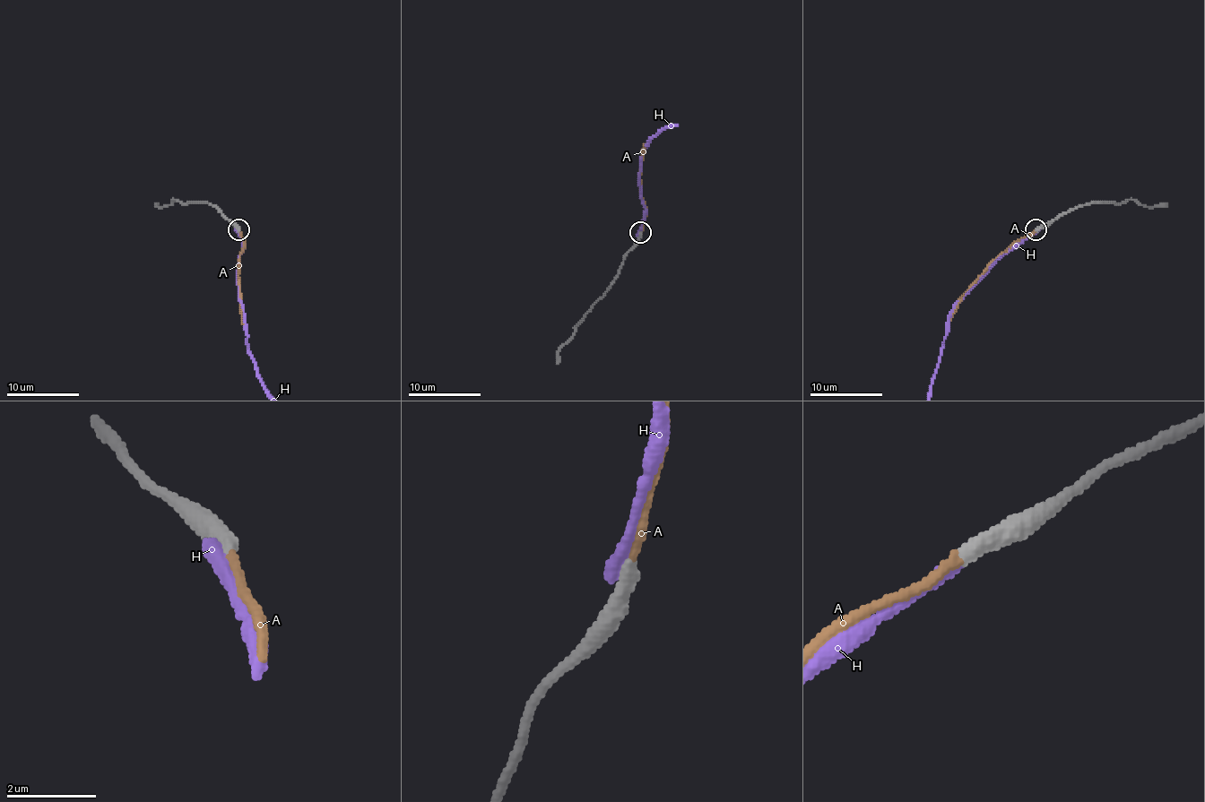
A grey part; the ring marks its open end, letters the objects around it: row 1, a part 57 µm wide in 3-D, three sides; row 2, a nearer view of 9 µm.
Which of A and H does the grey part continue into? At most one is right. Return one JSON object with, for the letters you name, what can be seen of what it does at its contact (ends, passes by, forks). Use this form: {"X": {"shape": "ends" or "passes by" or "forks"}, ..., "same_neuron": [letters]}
{"A": {"shape": "ends"}, "same_neuron": ["A"]}

